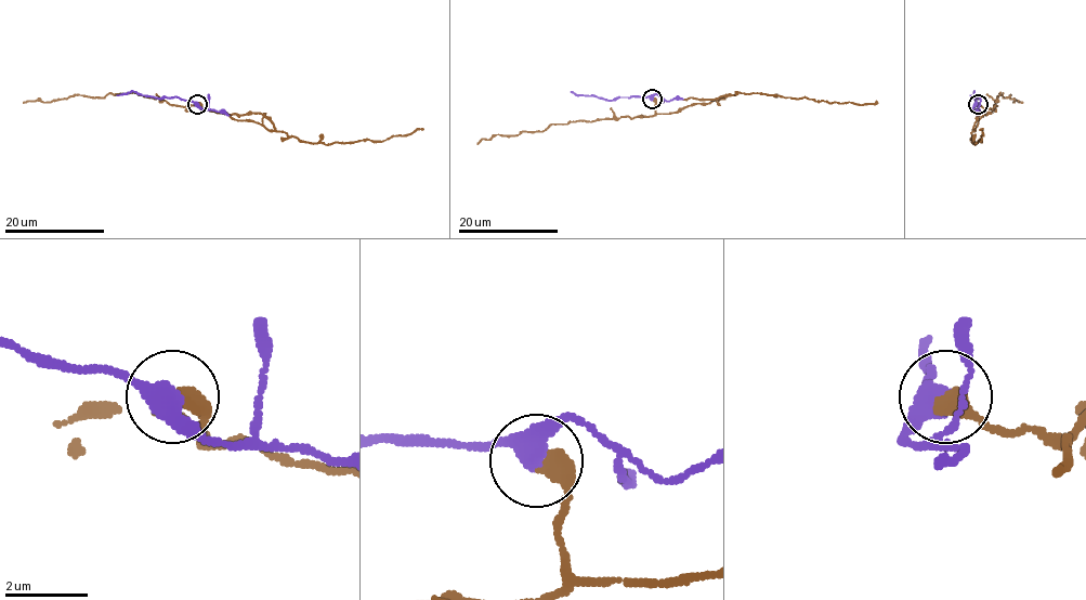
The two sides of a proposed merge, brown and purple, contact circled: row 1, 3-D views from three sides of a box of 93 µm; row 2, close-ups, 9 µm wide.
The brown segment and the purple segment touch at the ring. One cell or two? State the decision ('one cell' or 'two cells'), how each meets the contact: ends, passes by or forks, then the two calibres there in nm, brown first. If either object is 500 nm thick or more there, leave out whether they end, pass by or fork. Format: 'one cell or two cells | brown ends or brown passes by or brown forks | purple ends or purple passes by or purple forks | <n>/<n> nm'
one cell | brown ends | purple passes by | 480/440 nm

